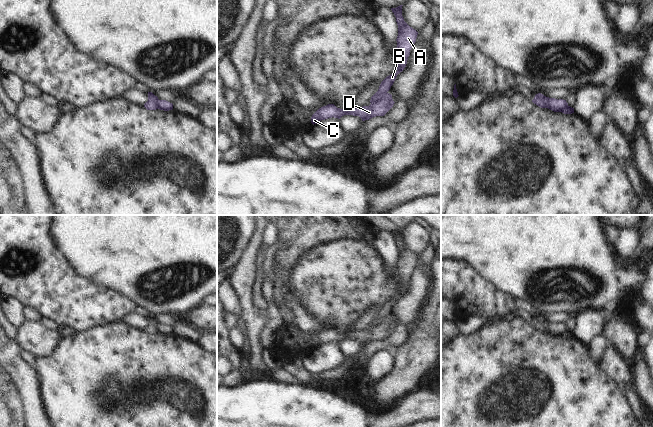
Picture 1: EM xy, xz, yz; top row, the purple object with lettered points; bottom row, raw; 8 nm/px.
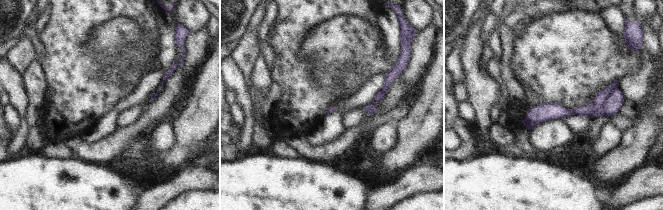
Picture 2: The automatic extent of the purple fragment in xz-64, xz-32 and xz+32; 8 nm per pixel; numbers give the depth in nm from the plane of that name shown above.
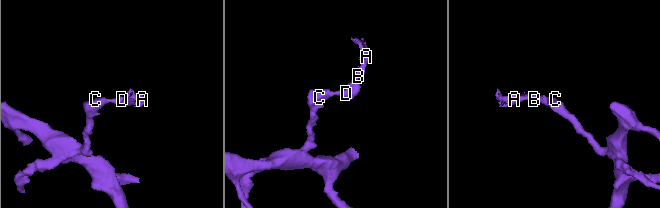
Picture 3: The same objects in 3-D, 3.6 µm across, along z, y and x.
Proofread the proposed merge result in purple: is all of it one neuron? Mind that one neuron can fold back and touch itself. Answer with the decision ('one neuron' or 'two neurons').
two neurons

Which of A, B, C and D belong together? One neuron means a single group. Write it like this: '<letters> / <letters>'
A B / C D

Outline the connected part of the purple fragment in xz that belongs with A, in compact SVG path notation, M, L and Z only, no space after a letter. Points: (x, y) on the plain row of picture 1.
M402 230L391 232L392 236L396 241L398 249L398 260L397 260L397 295L387 300L380 308L378 315L371 321L370 327L378 326L383 322L393 309L397 299L404 294L407 288L410 274L416 266L418 256L410 251L402 240Z

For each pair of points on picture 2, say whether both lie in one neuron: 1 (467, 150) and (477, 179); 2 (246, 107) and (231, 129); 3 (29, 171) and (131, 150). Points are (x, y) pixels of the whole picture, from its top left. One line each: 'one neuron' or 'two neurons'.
1: two neurons
2: two neurons
3: two neurons

